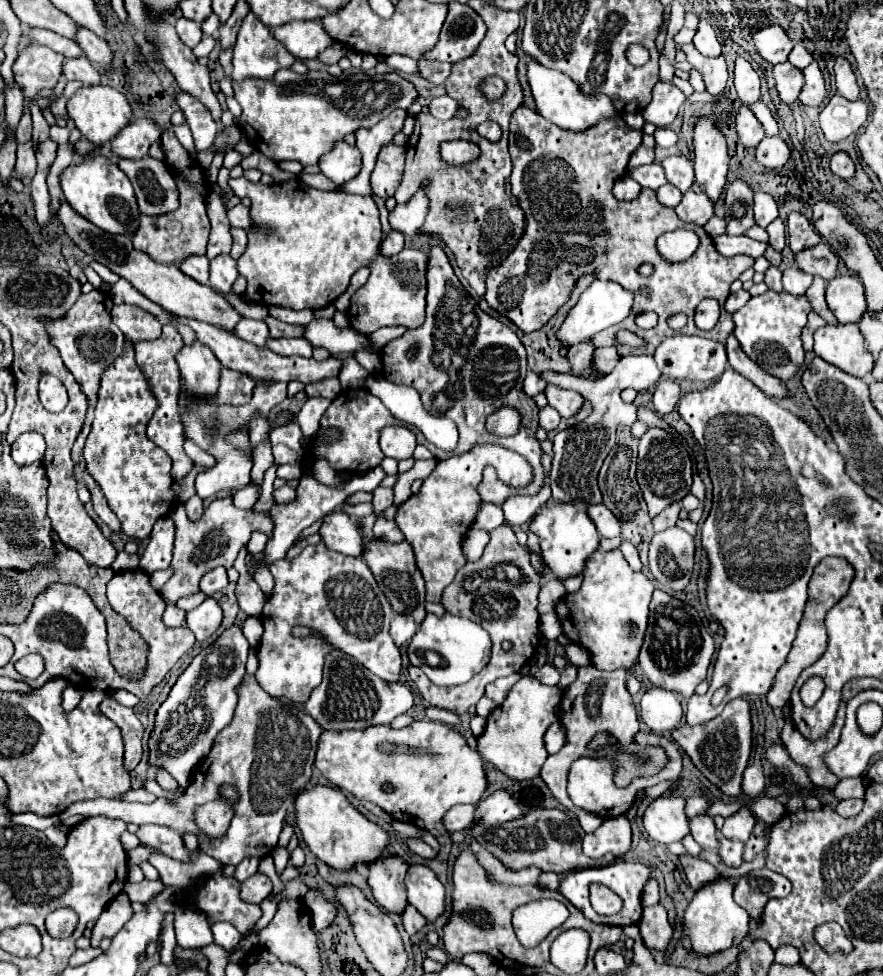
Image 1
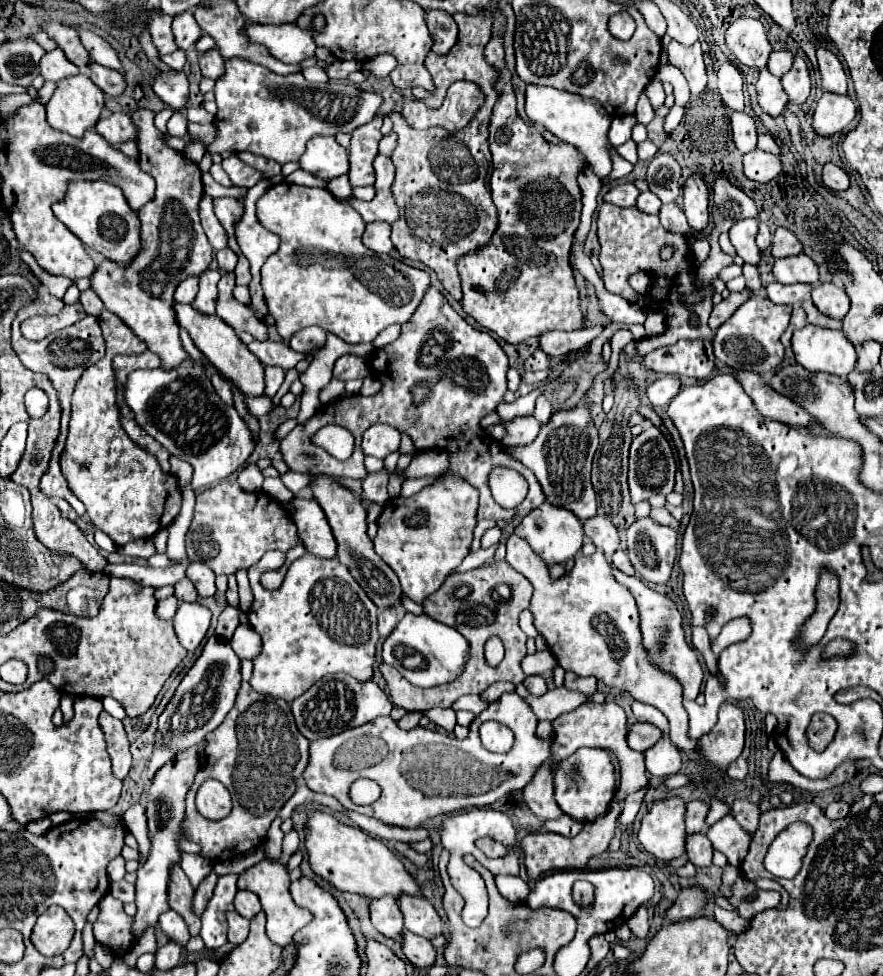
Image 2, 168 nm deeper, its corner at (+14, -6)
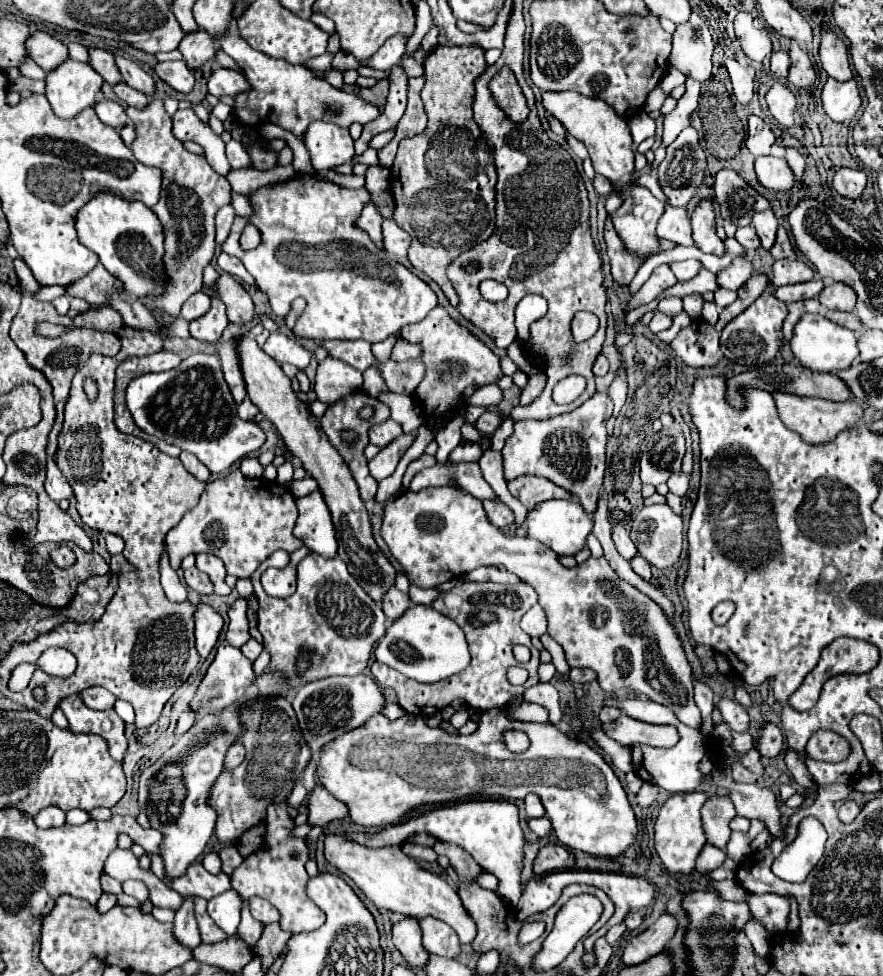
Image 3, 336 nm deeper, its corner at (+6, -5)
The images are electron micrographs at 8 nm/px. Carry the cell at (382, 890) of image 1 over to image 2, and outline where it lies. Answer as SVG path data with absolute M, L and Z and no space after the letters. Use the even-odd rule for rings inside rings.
M394 896L372 898L370 918L378 932L382 932L388 938L400 938L404 924L402 924L402 912L398 908L398 900L394 900Z

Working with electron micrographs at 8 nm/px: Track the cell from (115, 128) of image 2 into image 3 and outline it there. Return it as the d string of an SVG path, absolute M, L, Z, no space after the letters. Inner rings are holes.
M100 99L94 107L96 115L100 121L104 121L106 125L114 127L114 129L122 129L122 125L126 123L126 113L124 113L124 107L120 103L114 103L114 101L108 101L108 99Z

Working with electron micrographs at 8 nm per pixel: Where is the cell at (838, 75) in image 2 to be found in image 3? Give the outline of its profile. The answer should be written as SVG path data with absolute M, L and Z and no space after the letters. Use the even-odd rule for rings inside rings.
M822 31L820 61L824 71L836 81L848 81L852 77L846 45L834 31Z

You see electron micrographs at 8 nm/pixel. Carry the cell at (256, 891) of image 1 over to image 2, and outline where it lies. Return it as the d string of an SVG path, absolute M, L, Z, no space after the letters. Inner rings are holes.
M238 890L236 898L234 898L234 908L240 916L246 916L246 918L252 918L254 914L258 914L262 910L258 896L252 894L250 890Z

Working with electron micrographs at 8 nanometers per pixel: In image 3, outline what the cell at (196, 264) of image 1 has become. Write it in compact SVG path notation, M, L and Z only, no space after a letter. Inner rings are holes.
M198 291L198 293L194 293L194 295L184 303L184 307L182 307L182 317L190 323L190 321L206 315L208 309L210 309L210 299L208 299L202 291Z

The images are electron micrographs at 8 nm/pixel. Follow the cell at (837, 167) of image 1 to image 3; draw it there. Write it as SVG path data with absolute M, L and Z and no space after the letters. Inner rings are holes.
M840 167L836 169L834 175L834 189L850 199L856 199L862 195L866 187L866 173L858 171L858 169L848 169L848 167Z

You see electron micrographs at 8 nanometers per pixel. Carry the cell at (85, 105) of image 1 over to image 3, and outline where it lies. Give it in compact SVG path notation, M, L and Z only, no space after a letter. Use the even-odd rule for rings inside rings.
M74 59L62 61L46 73L46 99L52 111L70 119L86 107L92 107L100 95L102 77L88 65Z

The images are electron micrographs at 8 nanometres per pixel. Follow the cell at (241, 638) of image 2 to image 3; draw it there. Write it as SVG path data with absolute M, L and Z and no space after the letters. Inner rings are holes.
M250 639L250 641L248 641L246 645L242 645L240 649L242 649L242 653L244 653L250 661L254 661L254 659L262 653L262 645L260 645L256 639Z

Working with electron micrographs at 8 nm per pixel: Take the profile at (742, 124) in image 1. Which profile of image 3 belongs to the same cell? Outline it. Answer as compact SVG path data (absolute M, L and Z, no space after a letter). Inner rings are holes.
M756 115L748 119L748 149L752 155L770 155L772 145L776 143L776 135L772 129Z

